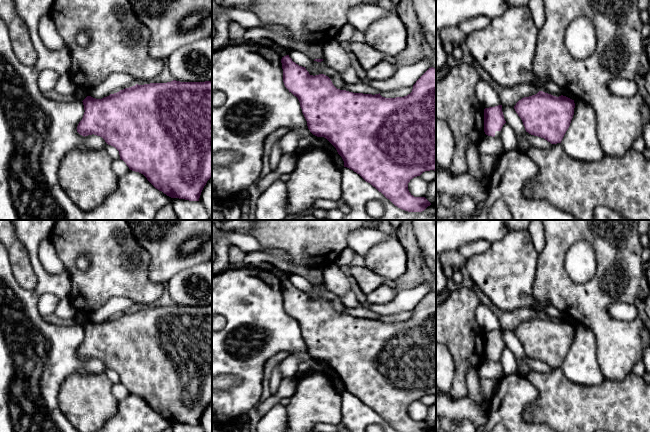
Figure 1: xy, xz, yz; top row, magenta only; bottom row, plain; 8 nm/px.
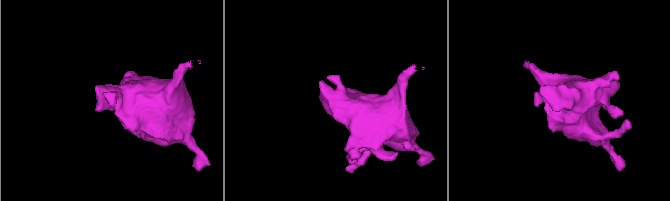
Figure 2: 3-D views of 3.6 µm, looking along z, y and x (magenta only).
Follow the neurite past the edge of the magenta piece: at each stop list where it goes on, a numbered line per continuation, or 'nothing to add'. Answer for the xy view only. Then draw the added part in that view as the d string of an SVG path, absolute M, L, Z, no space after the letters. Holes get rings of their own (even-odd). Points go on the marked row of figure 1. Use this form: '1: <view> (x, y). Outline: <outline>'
nothing to add

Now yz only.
nothing to add

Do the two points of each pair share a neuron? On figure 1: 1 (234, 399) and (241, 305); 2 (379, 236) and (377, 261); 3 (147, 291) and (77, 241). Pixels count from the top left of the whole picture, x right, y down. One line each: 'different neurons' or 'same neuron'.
1: same neuron
2: different neurons
3: same neuron

